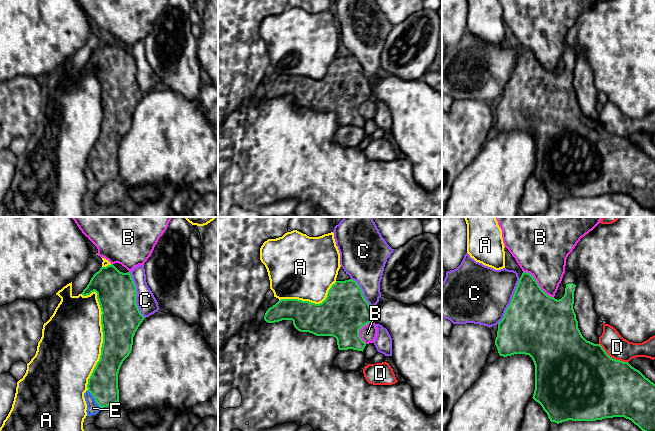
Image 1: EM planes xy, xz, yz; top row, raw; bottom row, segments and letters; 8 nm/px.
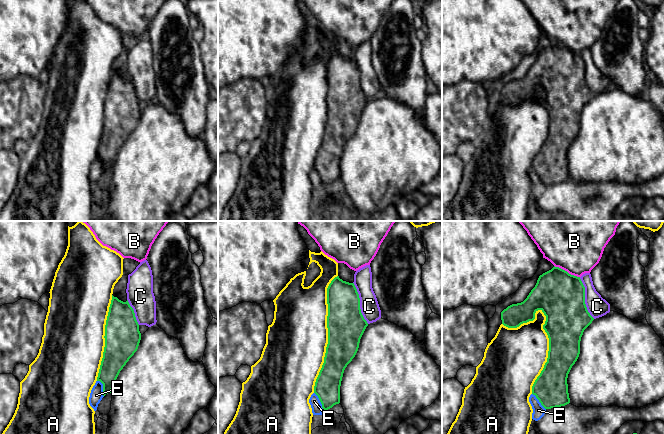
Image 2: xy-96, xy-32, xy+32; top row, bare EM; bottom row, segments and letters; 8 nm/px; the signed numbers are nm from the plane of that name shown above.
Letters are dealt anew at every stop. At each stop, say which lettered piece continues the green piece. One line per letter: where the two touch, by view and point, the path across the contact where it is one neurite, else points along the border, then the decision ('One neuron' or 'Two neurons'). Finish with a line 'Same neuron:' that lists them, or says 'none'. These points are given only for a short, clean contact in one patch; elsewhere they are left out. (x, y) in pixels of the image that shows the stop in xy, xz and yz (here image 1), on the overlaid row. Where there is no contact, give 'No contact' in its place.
A: Touches green at xy (103, 340). Two neurons
B: Touches green at yz (538, 284). Two neurons
C: Touches green at xy (136, 295). Two neurons
D: Touches green at yz (612, 358). Two neurons
E: Touches green at xy (95, 399). Two neurons
Same neuron: none

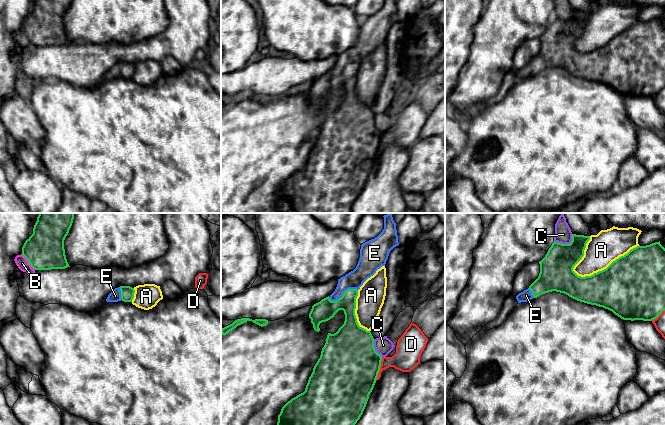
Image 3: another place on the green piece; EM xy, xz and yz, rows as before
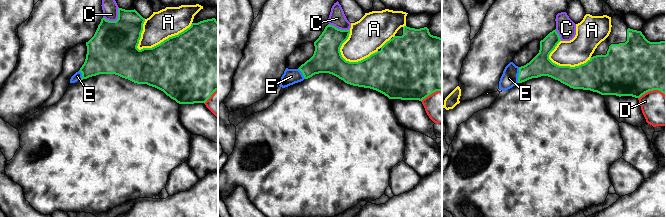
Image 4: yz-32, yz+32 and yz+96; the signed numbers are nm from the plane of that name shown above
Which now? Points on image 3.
A: Touches green at yz (606, 268). Two neurons
B: Touches green at xy (28, 261). Two neurons
C: Touches green at yz (566, 244). Two neurons
D: Touches green at xz (379, 369). Two neurons
E: Touches green at xz (343, 294). Path across: xz (324, 310), (343, 294), (353, 280). One neuron
Same neuron: E

